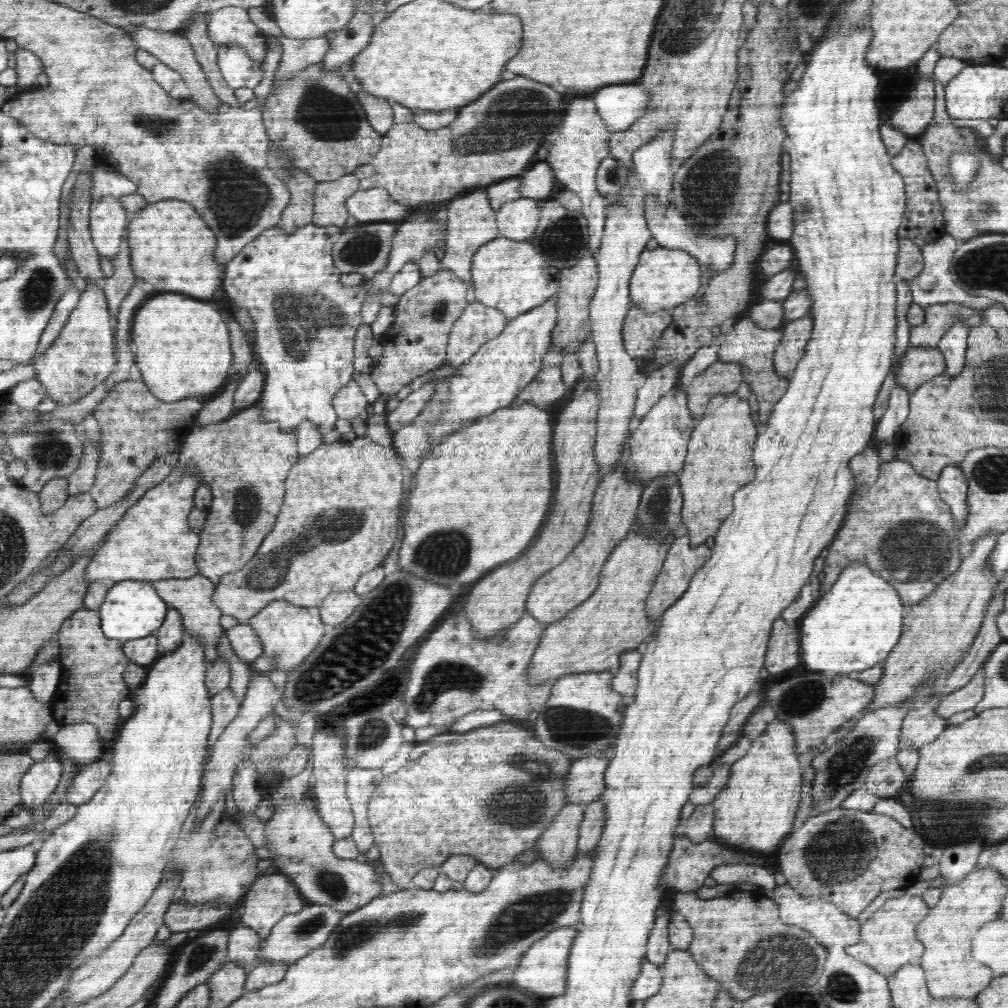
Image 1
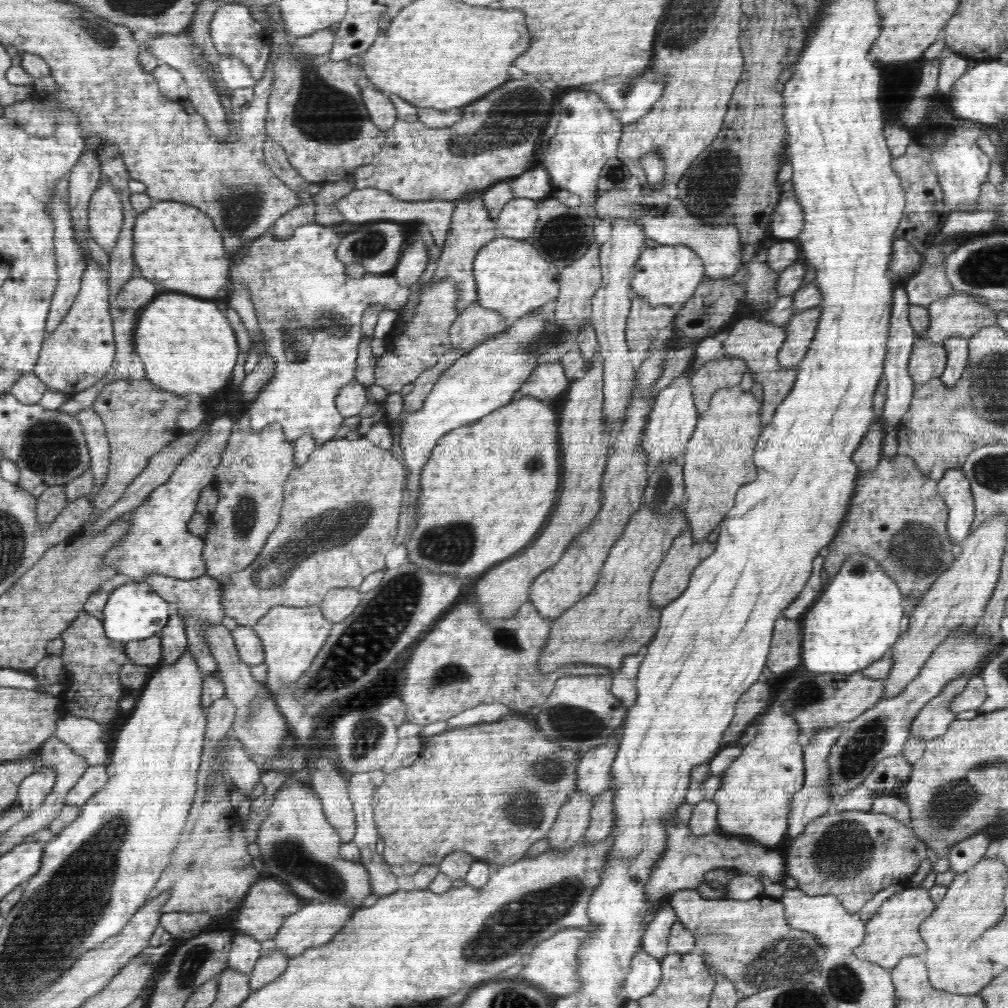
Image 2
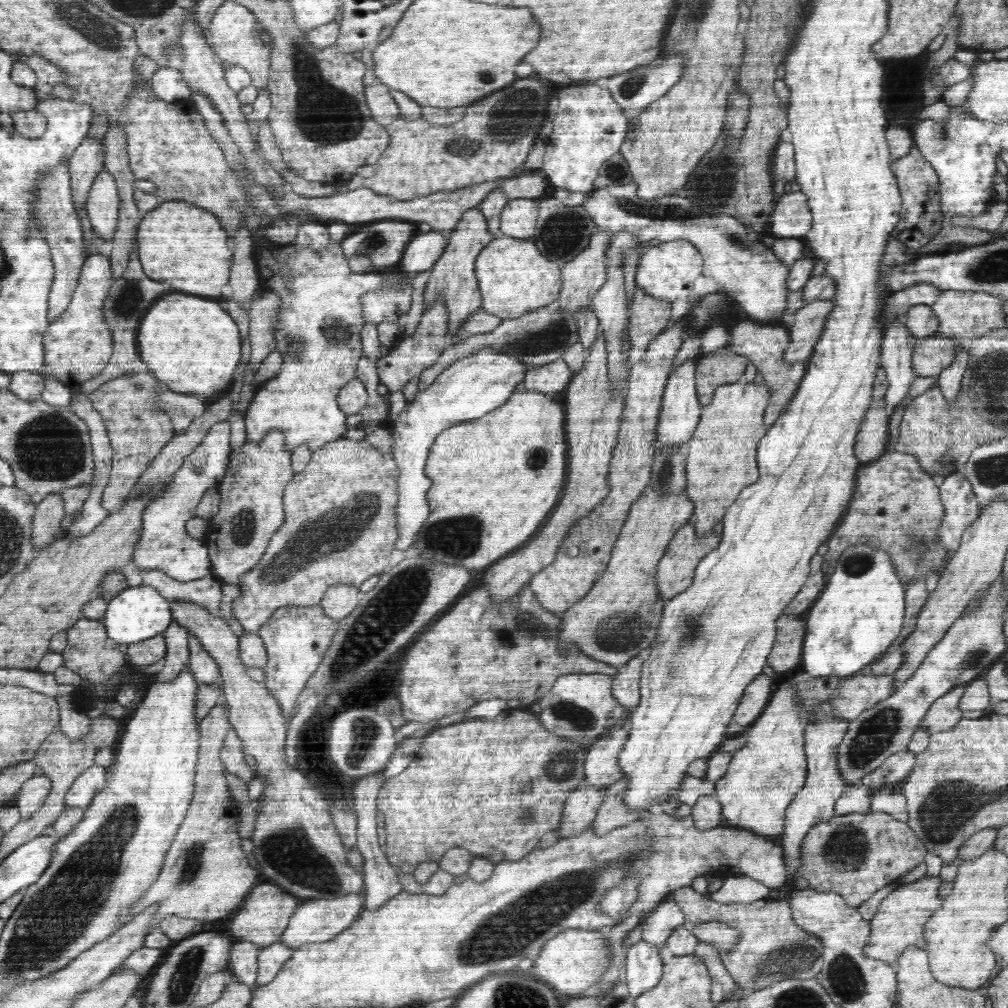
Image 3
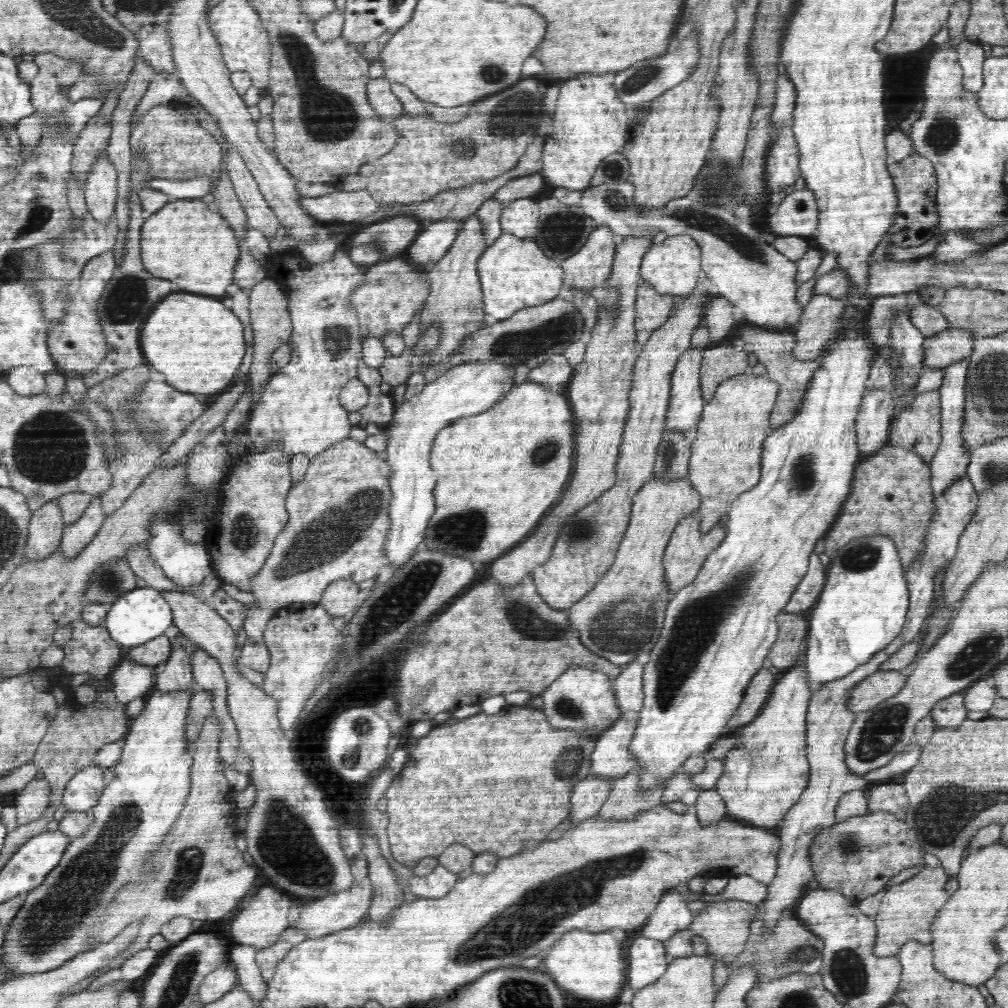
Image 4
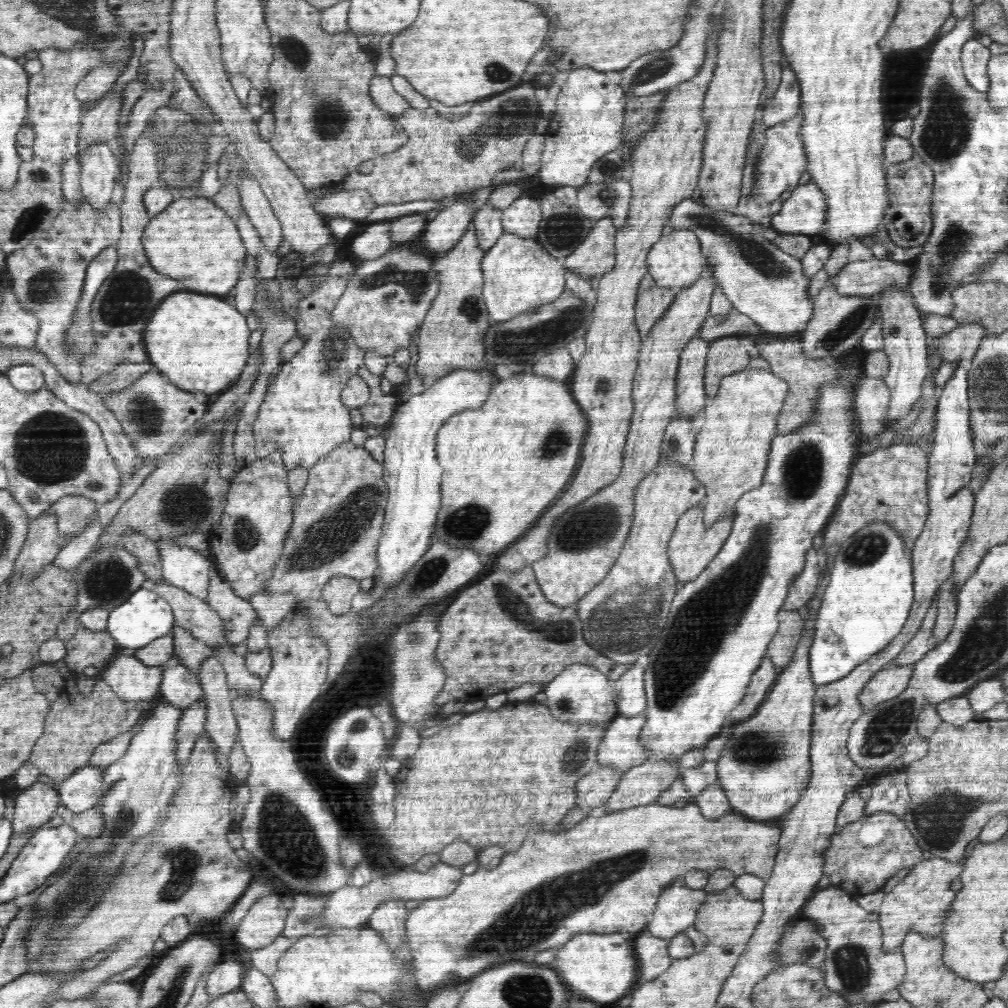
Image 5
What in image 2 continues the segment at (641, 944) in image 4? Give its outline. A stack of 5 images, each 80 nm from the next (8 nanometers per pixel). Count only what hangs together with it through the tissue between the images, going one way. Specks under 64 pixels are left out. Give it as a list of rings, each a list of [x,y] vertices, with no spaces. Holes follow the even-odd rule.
[[[640,946],[630,963],[632,966],[630,966],[624,988],[627,1000],[638,1001],[645,995],[652,994],[659,986],[662,979],[661,961],[644,952],[643,947]]]

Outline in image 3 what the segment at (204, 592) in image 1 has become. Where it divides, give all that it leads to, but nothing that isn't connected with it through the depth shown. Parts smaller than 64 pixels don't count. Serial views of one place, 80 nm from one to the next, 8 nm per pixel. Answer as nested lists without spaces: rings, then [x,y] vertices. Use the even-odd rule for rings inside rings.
[[[134,568],[144,580],[144,585],[154,587],[164,598],[175,602],[193,602],[207,607],[214,615],[220,617],[220,604],[225,600],[222,593],[222,582],[214,576],[180,582],[168,577],[160,570],[144,570]],[[189,633],[188,645],[190,648],[188,666],[192,669],[192,675],[198,684],[213,684],[222,688],[223,680],[218,663],[201,646],[200,640],[192,633]]]

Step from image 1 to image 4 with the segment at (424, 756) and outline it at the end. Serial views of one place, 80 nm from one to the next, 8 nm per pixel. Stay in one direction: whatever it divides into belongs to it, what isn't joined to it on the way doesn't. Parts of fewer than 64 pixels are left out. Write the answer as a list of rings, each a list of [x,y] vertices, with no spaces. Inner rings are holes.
[[[506,704],[494,716],[486,716],[485,713],[480,712],[449,726],[435,726],[426,736],[417,740],[418,748],[416,748],[416,752],[410,754],[408,766],[392,782],[392,786],[385,791],[385,797],[387,798],[385,812],[386,816],[390,818],[387,826],[387,835],[394,860],[412,870],[422,858],[428,856],[439,857],[452,844],[464,844],[464,846],[468,846],[475,853],[493,852],[501,859],[520,854],[525,847],[531,847],[546,839],[548,832],[554,830],[569,816],[571,794],[574,786],[590,776],[591,754],[595,749],[598,736],[598,734],[590,735],[586,731],[551,726],[545,712],[542,712],[541,709],[532,709],[528,705],[511,706]]]

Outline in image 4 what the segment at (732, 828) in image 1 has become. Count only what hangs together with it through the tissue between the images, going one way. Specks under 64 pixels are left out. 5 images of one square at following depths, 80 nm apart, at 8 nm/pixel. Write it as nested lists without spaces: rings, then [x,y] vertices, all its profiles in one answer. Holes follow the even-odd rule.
[[[792,666],[790,669],[783,671],[782,680],[778,680],[778,684],[774,685],[774,692],[768,697],[768,700],[761,707],[759,714],[756,718],[752,719],[752,722],[745,724],[736,731],[734,735],[737,735],[739,740],[737,745],[730,751],[724,758],[724,771],[721,772],[721,778],[715,785],[717,793],[721,796],[721,799],[726,805],[727,814],[731,814],[732,818],[739,818],[742,822],[751,822],[752,826],[764,826],[764,827],[779,827],[782,822],[783,816],[791,809],[792,805],[795,805],[799,801],[800,795],[808,787],[810,780],[809,760],[807,759],[807,710],[813,691],[810,684],[806,684],[804,680],[804,669],[802,666]]]

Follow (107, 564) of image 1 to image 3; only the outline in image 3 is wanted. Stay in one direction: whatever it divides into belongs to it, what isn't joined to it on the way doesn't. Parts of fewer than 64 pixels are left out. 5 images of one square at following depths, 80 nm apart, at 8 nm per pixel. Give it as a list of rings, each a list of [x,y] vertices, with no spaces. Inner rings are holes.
[[[226,419],[211,426],[211,429],[203,438],[203,441],[194,449],[194,452],[191,452],[184,459],[184,462],[169,480],[170,484],[168,484],[166,492],[160,493],[160,498],[156,498],[156,502],[152,502],[152,504],[144,510],[143,533],[140,534],[140,540],[136,542],[136,548],[134,548],[130,560],[134,563],[134,568],[138,567],[142,569],[142,571],[160,570],[168,577],[174,578],[180,582],[194,581],[212,574],[212,564],[208,556],[207,547],[202,544],[199,539],[191,538],[187,534],[185,527],[192,518],[195,518],[195,510],[201,502],[203,494],[206,493],[208,489],[216,488],[223,479],[229,463],[228,455],[231,452],[230,421]]]

